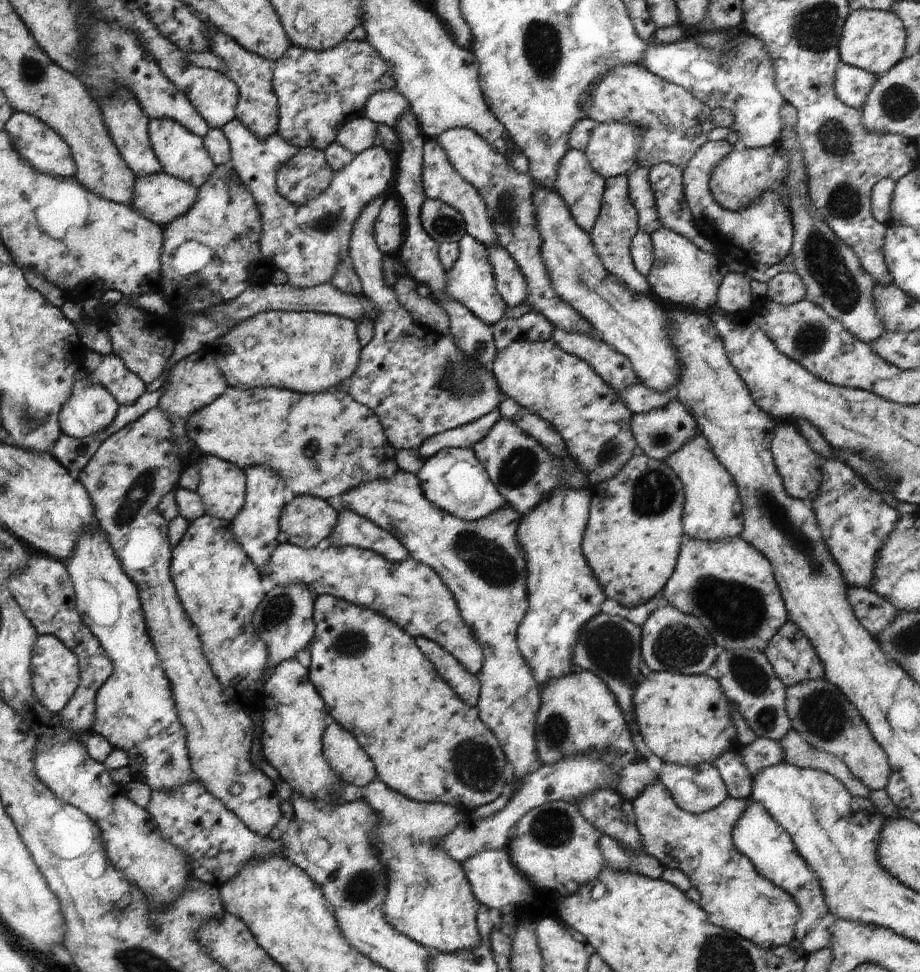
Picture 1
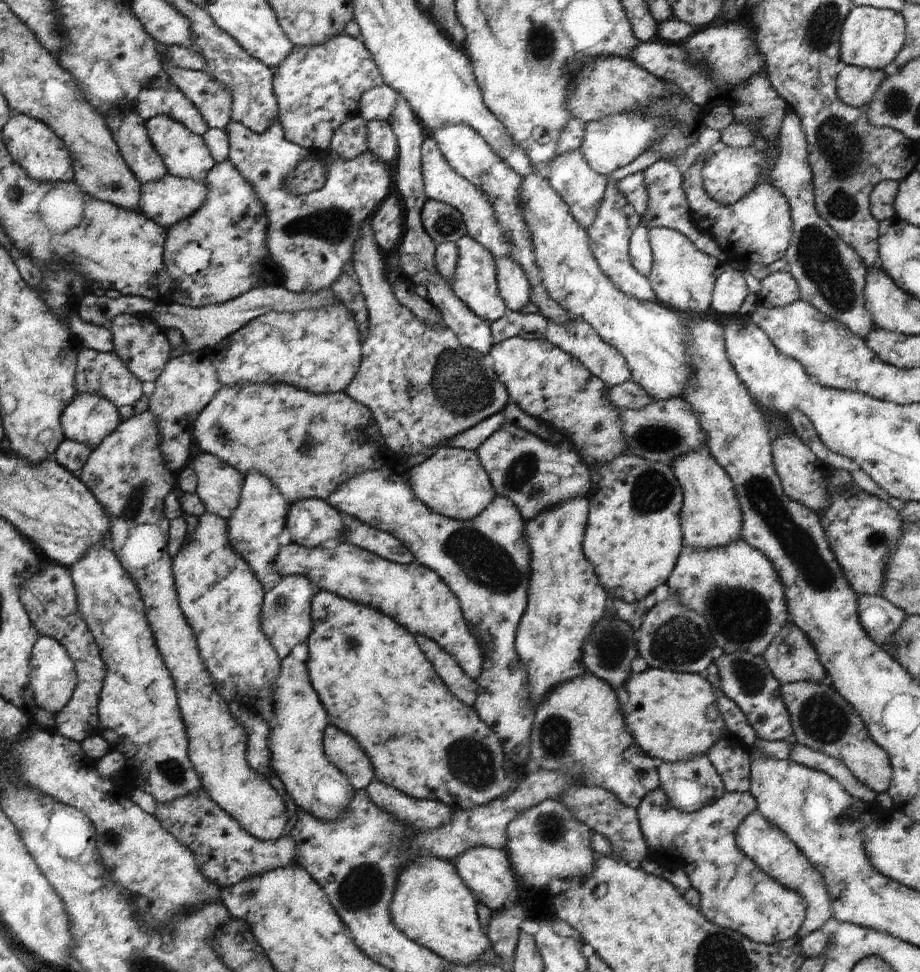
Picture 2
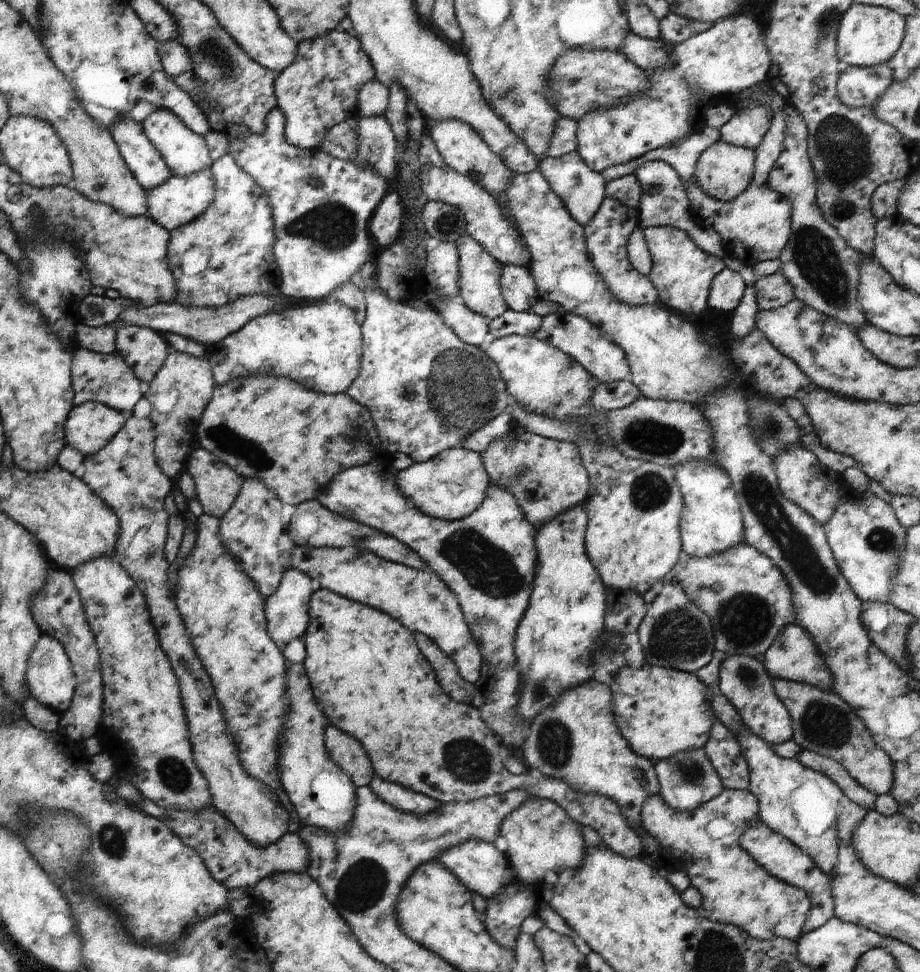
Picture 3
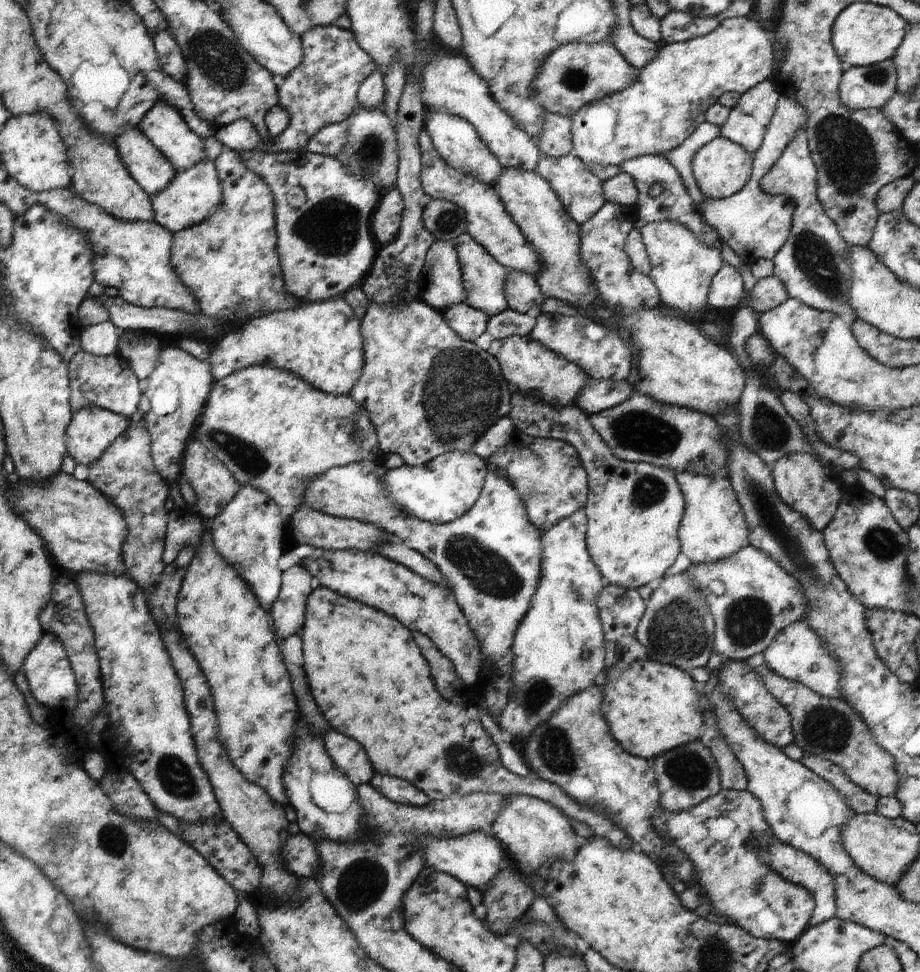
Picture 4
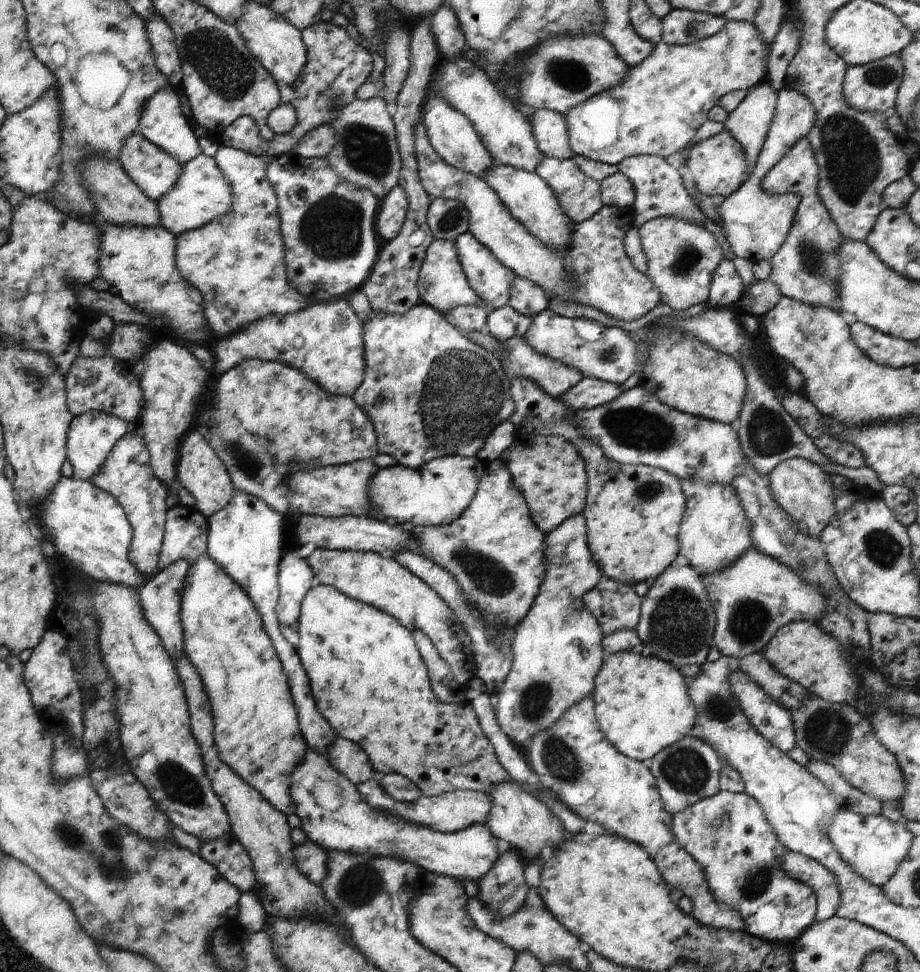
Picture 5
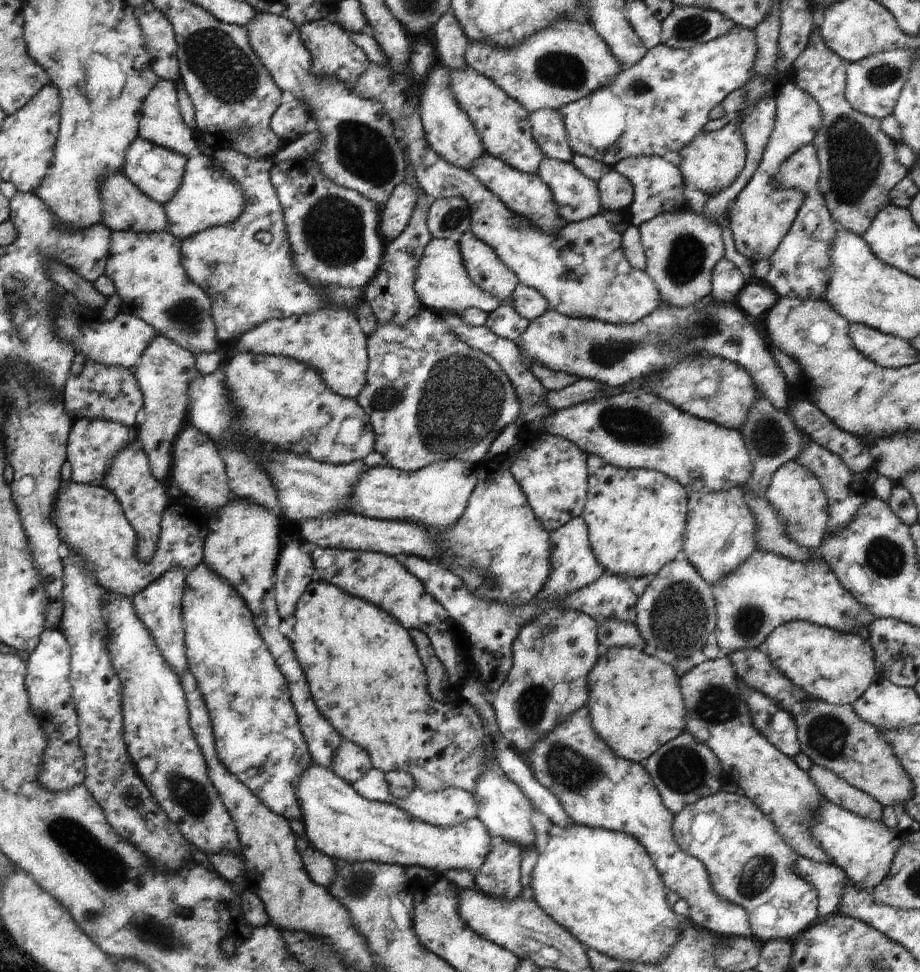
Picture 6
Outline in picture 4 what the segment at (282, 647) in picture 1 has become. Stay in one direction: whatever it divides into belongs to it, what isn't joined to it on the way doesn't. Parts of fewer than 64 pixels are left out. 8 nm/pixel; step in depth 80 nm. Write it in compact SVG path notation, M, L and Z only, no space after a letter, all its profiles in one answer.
M301 564L293 565L281 573L278 597L268 610L270 629L275 639L282 641L288 636L299 634L304 623L305 601L314 585L312 576Z

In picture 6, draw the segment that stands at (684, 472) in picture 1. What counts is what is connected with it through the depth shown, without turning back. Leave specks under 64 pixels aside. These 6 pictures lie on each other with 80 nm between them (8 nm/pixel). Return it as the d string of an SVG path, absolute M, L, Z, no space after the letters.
M684 487L687 497L687 514L681 535L681 552L685 561L711 586L733 571L756 548L754 539L755 521L747 508L743 490L733 487L713 492L694 491Z

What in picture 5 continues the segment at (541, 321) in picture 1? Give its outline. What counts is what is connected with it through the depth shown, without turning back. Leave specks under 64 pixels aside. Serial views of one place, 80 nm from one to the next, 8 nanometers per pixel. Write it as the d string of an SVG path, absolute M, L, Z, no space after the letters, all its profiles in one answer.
M505 305L486 313L484 332L502 343L511 337L522 337L529 325L530 317Z

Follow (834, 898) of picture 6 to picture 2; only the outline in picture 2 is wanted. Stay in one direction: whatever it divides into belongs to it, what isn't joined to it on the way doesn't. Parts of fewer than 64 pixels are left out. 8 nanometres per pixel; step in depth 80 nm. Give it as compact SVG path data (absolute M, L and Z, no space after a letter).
M757 809L746 814L735 827L734 843L761 872L785 888L796 892L802 898L805 908L803 922L796 932L799 939L815 929L820 929L823 923L827 922L827 919L831 917L830 900L819 871L809 864L805 855L801 854L789 837L768 823Z

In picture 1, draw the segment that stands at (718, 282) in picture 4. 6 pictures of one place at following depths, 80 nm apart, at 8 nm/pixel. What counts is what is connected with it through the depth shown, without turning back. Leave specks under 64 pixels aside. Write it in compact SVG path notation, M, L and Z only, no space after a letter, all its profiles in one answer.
M728 272L717 287L716 304L723 312L747 314L754 302L749 293L748 277L739 273Z

